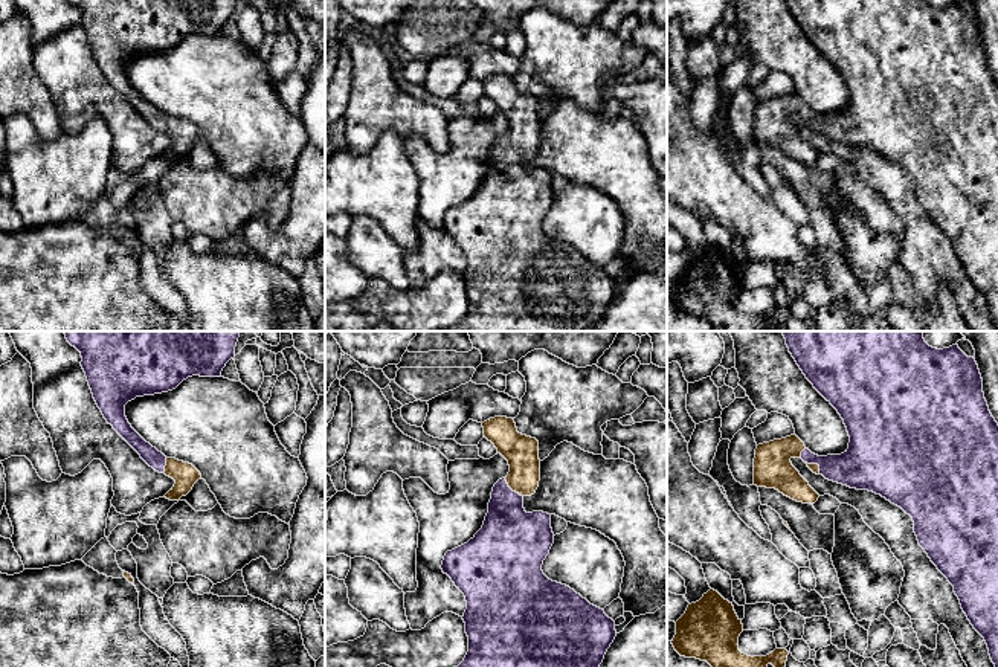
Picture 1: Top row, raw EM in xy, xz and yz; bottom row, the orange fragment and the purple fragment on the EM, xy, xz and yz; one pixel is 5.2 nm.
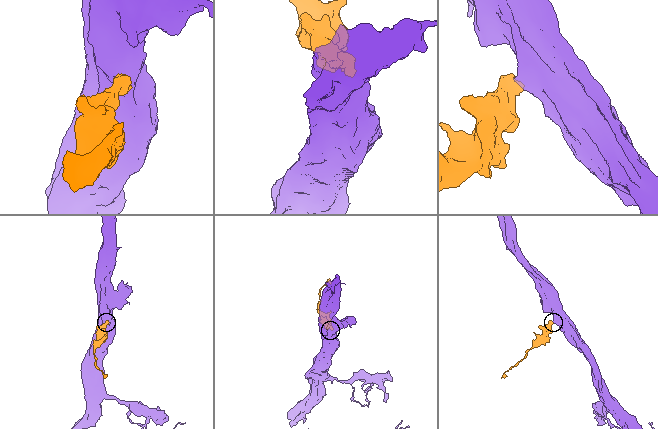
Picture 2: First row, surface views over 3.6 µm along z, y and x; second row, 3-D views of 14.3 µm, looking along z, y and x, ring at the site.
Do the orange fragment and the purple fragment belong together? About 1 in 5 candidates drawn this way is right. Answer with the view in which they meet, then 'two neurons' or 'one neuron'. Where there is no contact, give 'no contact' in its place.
meets orange in xz; one neuron

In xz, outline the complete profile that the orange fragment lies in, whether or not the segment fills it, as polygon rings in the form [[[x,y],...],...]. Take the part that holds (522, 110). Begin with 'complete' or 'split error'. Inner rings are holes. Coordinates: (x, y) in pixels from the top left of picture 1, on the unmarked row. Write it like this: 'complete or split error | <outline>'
split error | [[[494,75],[482,81],[484,95],[494,102],[510,124],[505,136],[491,150],[482,186],[467,201],[447,209],[441,223],[464,252],[468,310],[453,327],[436,331],[594,331],[617,295],[615,279],[566,243],[549,238],[542,223],[554,201],[551,172],[526,171],[523,156],[536,151],[540,139],[539,99],[517,90],[513,76]]]

